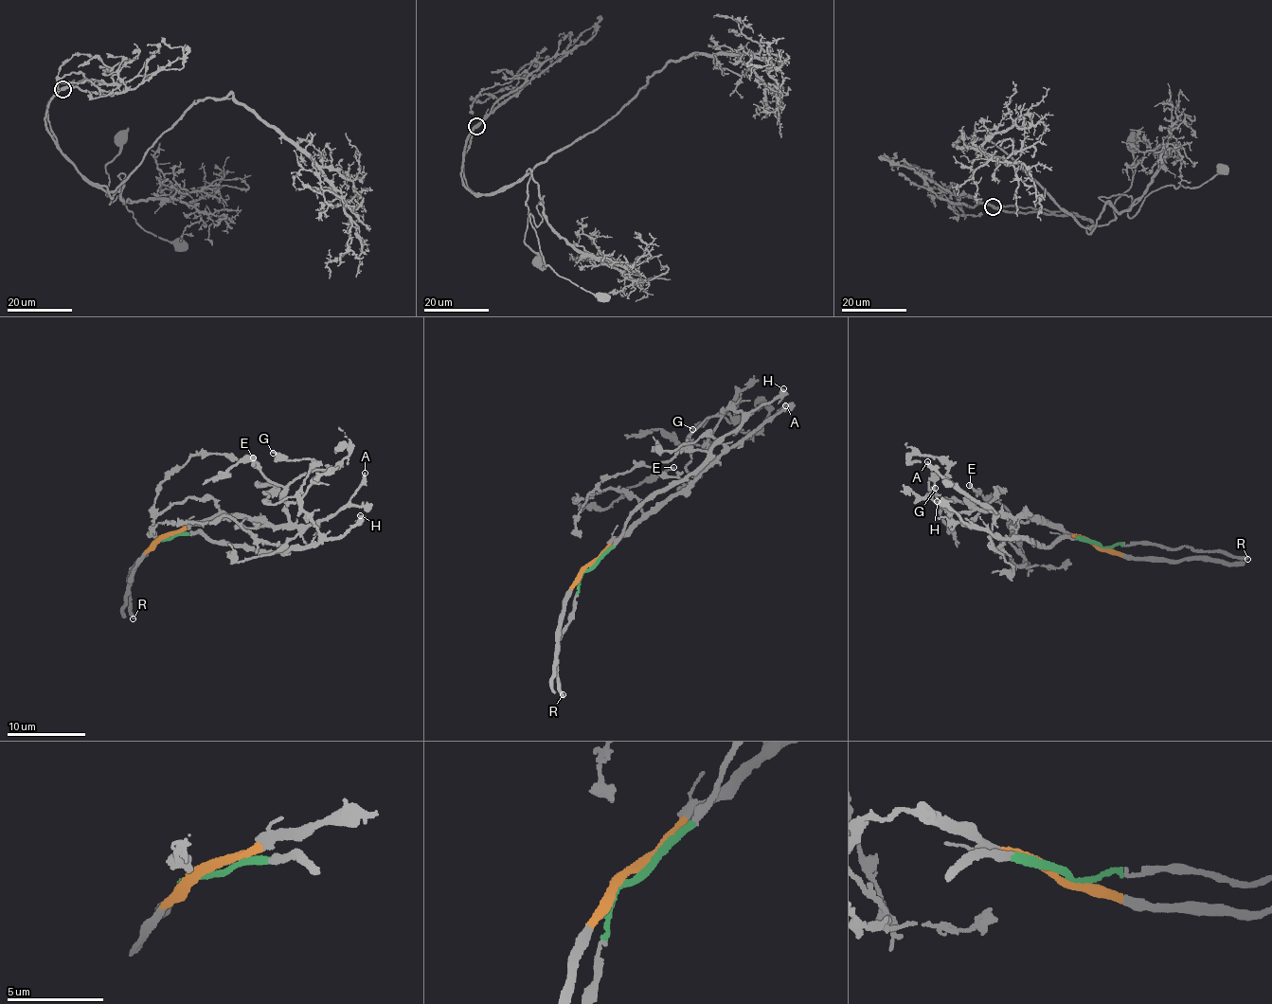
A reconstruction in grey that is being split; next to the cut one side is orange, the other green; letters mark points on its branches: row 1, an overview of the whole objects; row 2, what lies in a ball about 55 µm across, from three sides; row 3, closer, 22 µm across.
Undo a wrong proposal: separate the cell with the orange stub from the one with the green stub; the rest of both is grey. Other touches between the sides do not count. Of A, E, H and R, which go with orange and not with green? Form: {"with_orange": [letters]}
{"with_orange": ["A", "E"]}

